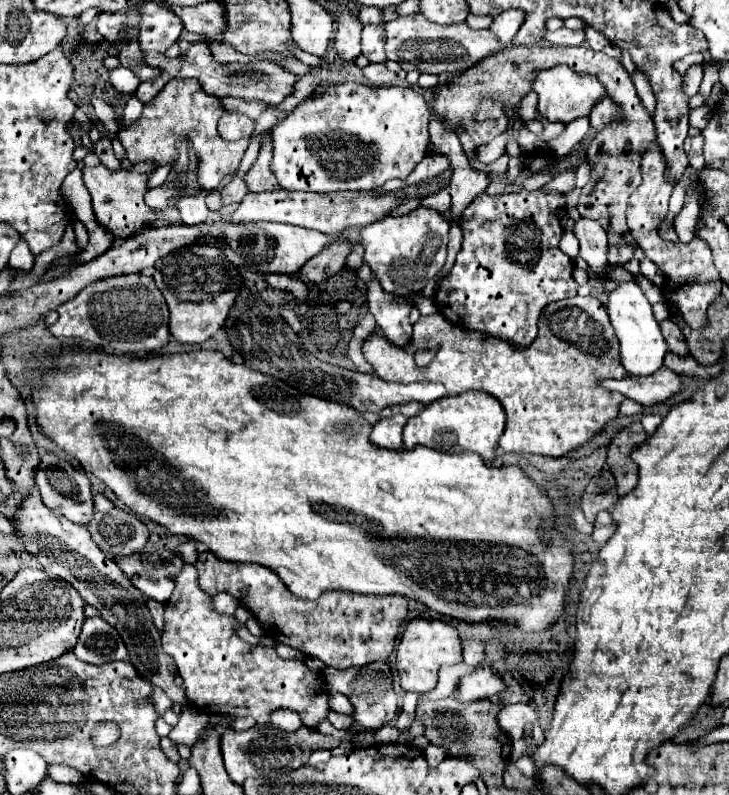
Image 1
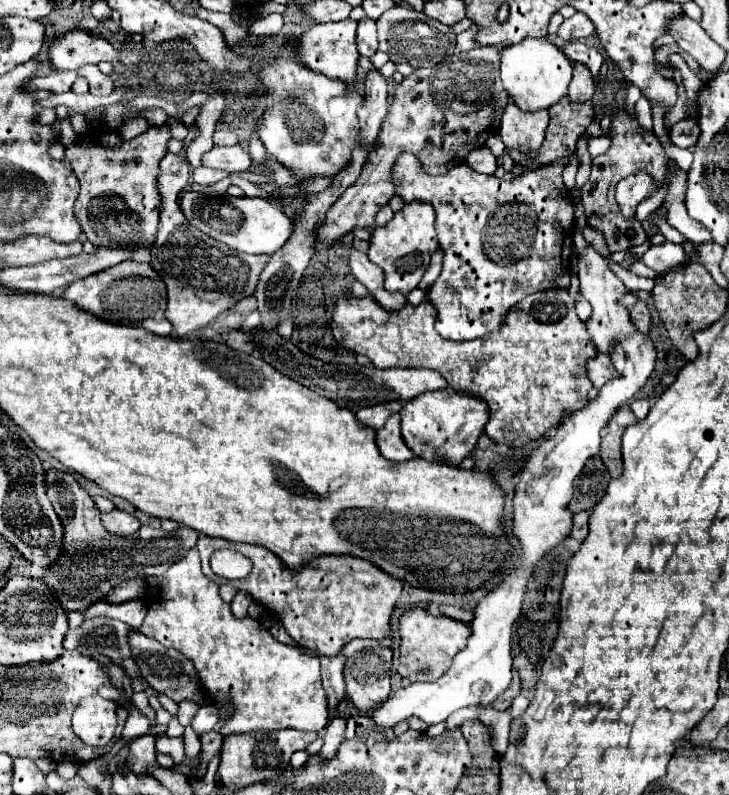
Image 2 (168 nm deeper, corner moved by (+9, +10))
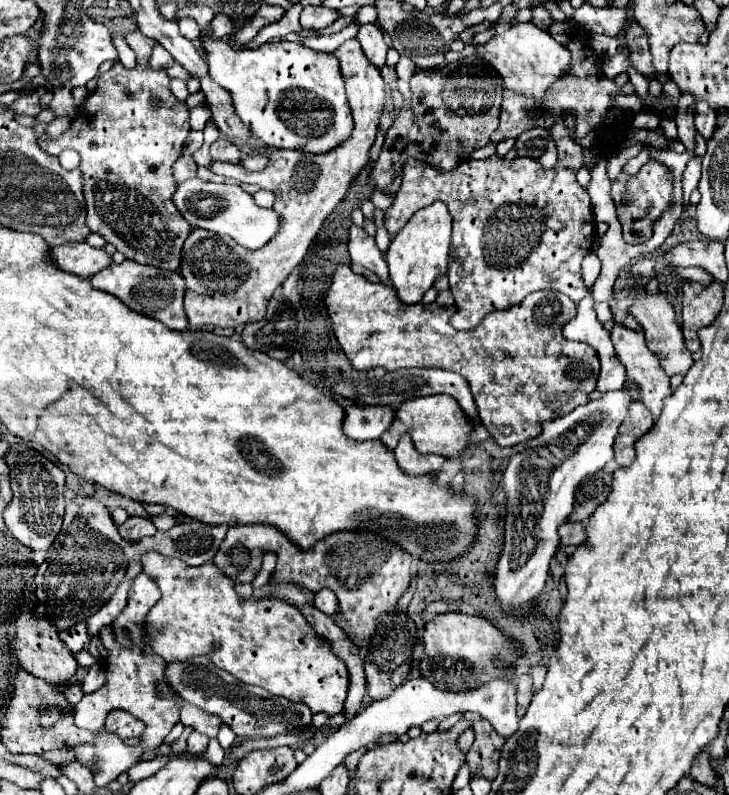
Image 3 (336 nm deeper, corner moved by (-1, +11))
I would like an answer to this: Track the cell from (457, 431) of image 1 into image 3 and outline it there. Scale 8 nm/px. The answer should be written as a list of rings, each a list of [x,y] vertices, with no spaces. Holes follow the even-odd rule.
[[[432,395],[432,397],[416,397],[410,401],[404,401],[396,409],[394,421],[392,421],[390,429],[380,437],[380,441],[384,443],[384,447],[394,451],[400,435],[408,433],[412,437],[412,443],[418,453],[422,453],[422,455],[436,453],[442,457],[456,457],[466,449],[468,437],[472,431],[474,431],[474,425],[464,417],[464,411],[460,409],[460,405],[456,405],[456,401],[452,401],[452,397]]]

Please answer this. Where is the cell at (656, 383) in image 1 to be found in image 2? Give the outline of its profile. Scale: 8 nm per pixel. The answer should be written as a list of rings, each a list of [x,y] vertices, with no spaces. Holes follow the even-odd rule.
[[[598,354],[588,362],[588,378],[594,388],[602,388],[606,382],[614,380],[616,369],[607,354]]]

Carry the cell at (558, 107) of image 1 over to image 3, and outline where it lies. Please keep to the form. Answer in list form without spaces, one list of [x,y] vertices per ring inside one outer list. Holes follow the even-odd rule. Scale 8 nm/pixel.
[[[514,5],[502,9],[500,17],[492,23],[494,35],[486,43],[476,45],[476,57],[504,79],[504,87],[540,101],[544,99],[548,87],[558,81],[562,71],[570,65],[570,51],[534,23],[514,23],[516,15],[518,7]]]

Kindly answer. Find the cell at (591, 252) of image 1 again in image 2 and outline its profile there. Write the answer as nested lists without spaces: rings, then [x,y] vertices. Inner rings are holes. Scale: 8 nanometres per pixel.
[[[586,242],[586,248],[578,254],[578,278],[580,278],[580,290],[582,290],[584,298],[592,304],[592,316],[586,322],[590,338],[596,344],[598,352],[606,354],[614,338],[618,338],[622,334],[630,334],[630,330],[636,330],[634,324],[630,322],[628,310],[622,310],[618,306],[618,298],[624,292],[628,292],[628,288],[622,284],[620,278],[614,276],[606,258],[590,242]]]

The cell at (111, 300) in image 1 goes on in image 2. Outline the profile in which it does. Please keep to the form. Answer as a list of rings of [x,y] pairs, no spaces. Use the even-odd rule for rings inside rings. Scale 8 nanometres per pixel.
[[[120,262],[108,270],[92,274],[82,282],[66,288],[62,298],[74,302],[80,310],[94,314],[100,320],[120,324],[120,326],[136,326],[144,328],[152,334],[168,336],[172,332],[170,322],[164,318],[166,310],[166,288],[162,278],[152,270],[150,264],[138,262]]]

